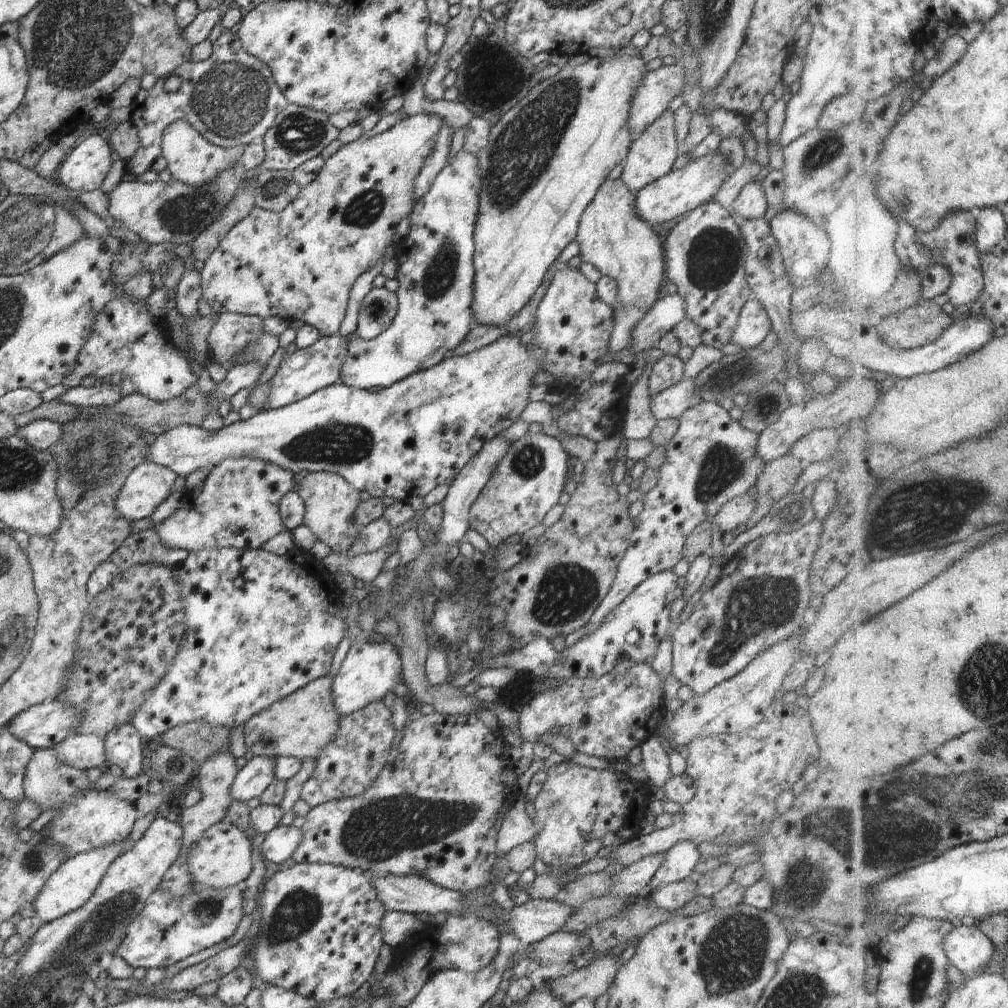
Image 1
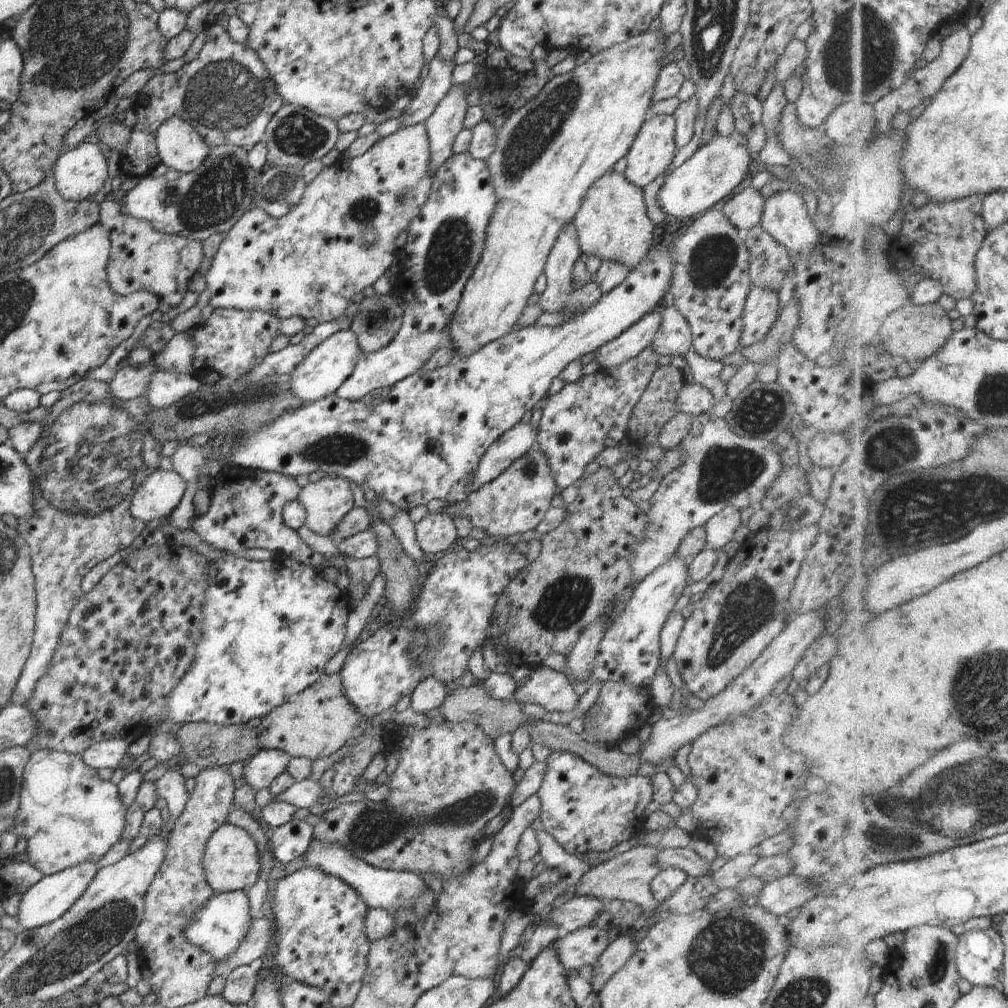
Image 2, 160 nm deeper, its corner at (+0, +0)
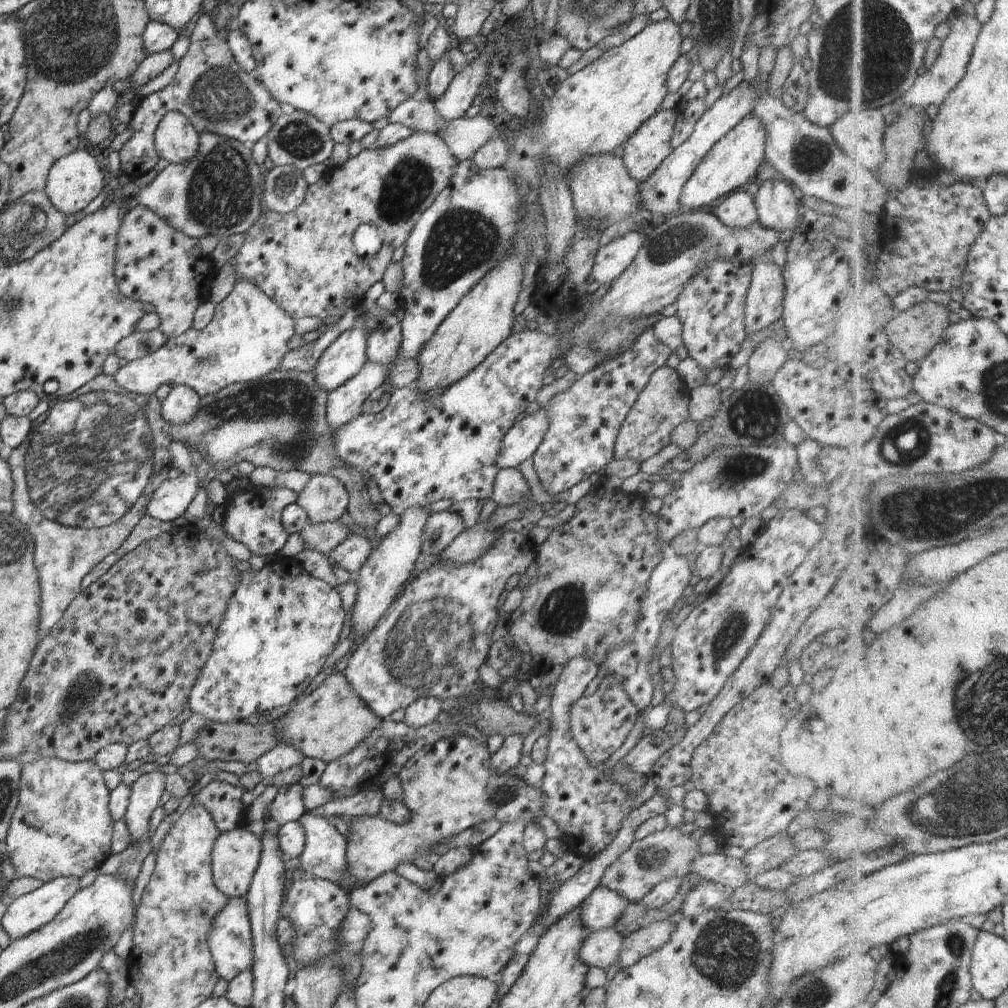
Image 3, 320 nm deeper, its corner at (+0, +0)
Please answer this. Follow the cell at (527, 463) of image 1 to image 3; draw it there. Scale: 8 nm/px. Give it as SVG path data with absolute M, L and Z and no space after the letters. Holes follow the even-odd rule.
M514 468L499 469L497 472L494 484L492 500L497 506L512 506L520 502L524 496L527 497L528 480L525 479L522 473Z

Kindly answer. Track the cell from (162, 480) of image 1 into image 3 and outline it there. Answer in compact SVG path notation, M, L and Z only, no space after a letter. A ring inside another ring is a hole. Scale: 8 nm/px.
M180 475L166 479L154 492L147 504L147 512L160 521L174 521L184 515L198 492L197 475Z

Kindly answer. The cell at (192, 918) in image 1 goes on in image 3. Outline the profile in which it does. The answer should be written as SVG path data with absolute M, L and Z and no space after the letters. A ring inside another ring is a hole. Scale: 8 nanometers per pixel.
M229 897L227 905L213 918L208 937L216 972L220 978L230 982L241 972L252 968L253 938L248 916L247 902L242 898Z

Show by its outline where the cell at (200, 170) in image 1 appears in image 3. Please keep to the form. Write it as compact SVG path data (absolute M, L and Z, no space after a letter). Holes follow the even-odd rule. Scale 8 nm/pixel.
M178 111L167 112L158 123L152 145L160 158L180 164L195 157L199 147L199 132Z

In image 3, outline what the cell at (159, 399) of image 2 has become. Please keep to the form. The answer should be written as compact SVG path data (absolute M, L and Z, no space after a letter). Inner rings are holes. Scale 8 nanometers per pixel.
M175 386L161 402L161 415L171 425L190 422L200 410L201 396L190 387Z

